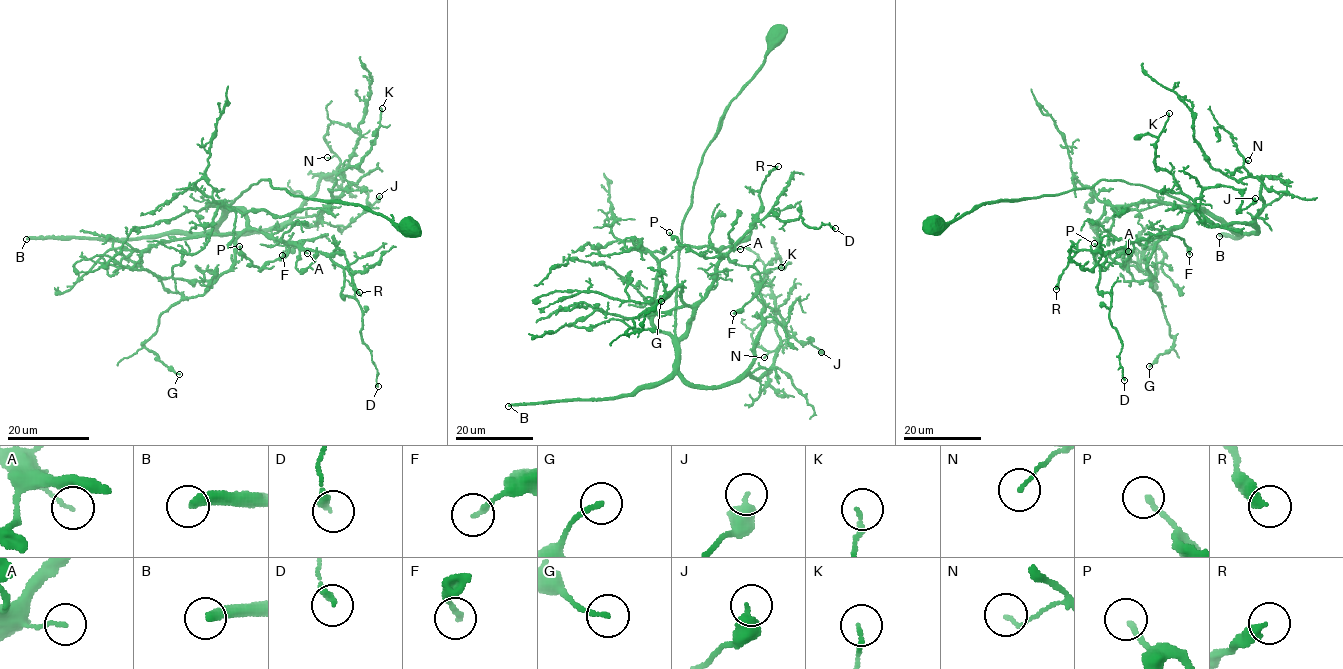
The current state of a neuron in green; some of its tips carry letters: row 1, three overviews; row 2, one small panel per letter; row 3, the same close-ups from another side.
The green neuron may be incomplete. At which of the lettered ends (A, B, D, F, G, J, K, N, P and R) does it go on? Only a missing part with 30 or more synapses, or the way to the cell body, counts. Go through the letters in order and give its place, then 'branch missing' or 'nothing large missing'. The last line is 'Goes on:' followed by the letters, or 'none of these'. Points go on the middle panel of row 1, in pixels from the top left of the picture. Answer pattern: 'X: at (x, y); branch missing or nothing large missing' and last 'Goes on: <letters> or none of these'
A: at (740, 249); nothing large missing
B: at (508, 406); branch missing
D: at (835, 228); nothing large missing
F: at (733, 313); nothing large missing
G: at (661, 301); nothing large missing
J: at (821, 352); nothing large missing
K: at (781, 267); nothing large missing
N: at (764, 357); nothing large missing
P: at (669, 232); nothing large missing
R: at (778, 166); nothing large missing
Goes on: B

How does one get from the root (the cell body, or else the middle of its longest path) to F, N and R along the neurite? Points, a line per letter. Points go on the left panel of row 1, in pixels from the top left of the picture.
F: (407, 225), (262, 180), (228, 209), (274, 240), (326, 234), (282, 255)
N: (407, 225), (294, 196), (267, 179), (230, 203), (217, 230), (286, 223), (336, 170), (340, 159), (327, 157)
R: (407, 225), (360, 206), (294, 196), (268, 179), (230, 203), (274, 240), (343, 251), (359, 292)

